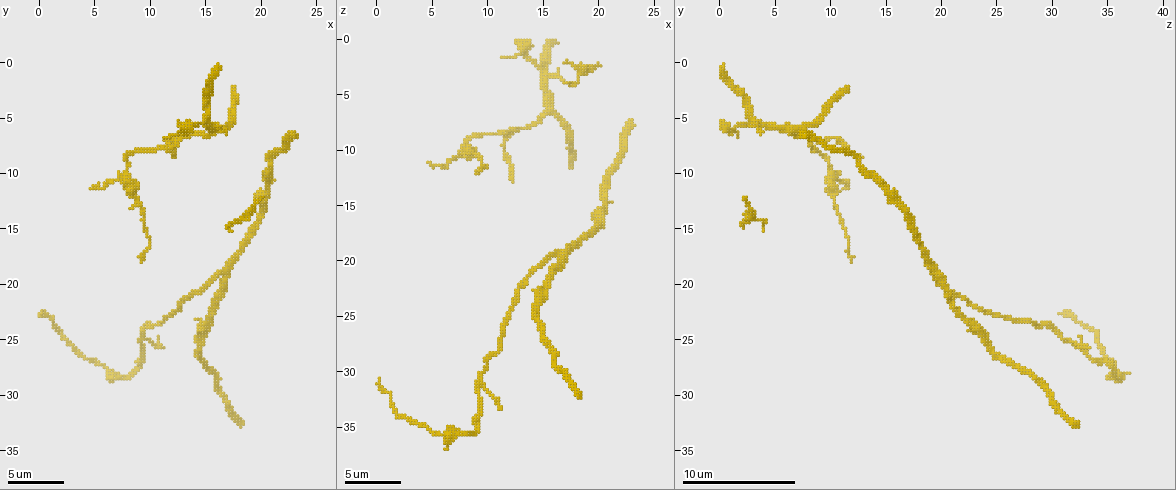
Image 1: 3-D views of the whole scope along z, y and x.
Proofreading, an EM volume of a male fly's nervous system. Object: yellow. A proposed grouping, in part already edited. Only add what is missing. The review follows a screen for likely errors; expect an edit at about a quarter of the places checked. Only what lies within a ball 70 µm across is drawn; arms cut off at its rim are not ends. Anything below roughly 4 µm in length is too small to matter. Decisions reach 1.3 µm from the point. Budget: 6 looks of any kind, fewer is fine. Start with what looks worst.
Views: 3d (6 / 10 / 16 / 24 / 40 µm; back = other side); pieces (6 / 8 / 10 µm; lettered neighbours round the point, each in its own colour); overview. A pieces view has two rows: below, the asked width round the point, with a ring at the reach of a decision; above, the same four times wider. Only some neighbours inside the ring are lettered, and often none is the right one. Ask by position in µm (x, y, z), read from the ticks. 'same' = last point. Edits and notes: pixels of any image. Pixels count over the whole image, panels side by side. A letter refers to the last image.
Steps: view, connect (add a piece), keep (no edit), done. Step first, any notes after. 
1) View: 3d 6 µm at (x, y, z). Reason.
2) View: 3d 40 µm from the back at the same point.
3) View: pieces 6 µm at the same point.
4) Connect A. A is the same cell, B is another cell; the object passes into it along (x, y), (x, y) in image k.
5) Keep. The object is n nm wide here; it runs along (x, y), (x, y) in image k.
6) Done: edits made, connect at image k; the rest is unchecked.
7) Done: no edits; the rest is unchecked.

View: pieces 8 µm at (17.6, 2.2, 11.4). An open end.

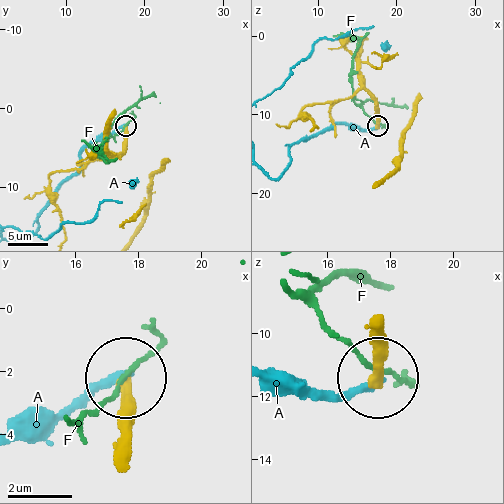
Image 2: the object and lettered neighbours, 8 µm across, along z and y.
Keep. The object is 330 nm wide here; A and F are other cells; none of them fits.

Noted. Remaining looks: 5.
View: pieces 8 µm at (12.2, 8.4, 12.8). Thin end.

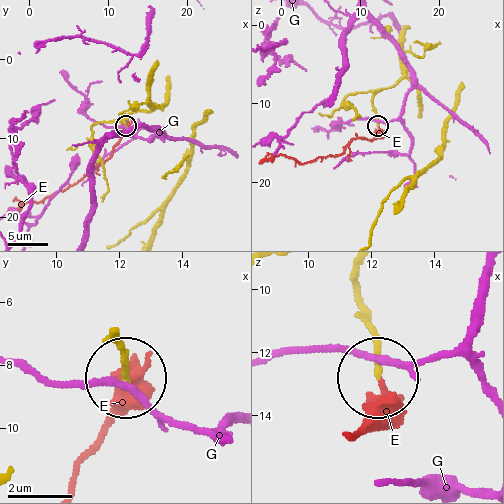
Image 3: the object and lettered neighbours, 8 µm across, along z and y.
Connect E. E is the same cell, G is another cell; the object passes into it along (380, 384), (378, 406), (353, 433) in image 3; it goes on there.

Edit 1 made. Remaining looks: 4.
View: pieces 10 µm at (11.2, 25.6, 33.2). Tapers out.

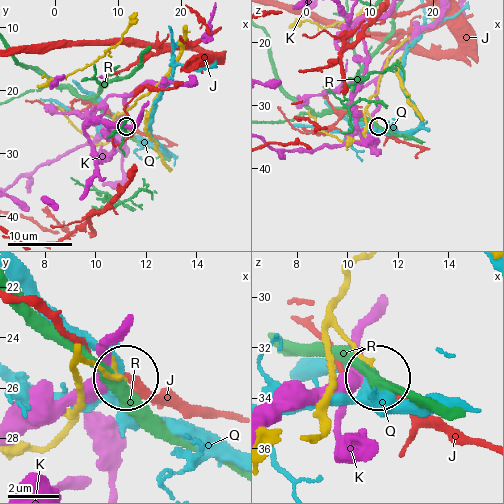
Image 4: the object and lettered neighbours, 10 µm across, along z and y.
Keep. The object is 130 nm wide here; J, K, Q and R are other cells; it runs along (84, 355), (125, 379) in image 4; no lettered piece goes on from it.

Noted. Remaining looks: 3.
Done: edits made, connect at image 3; the rest is unchecked.

